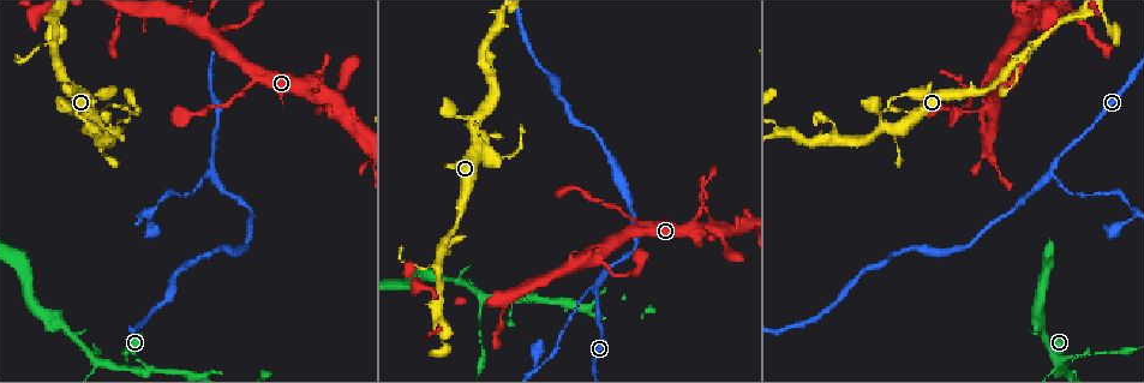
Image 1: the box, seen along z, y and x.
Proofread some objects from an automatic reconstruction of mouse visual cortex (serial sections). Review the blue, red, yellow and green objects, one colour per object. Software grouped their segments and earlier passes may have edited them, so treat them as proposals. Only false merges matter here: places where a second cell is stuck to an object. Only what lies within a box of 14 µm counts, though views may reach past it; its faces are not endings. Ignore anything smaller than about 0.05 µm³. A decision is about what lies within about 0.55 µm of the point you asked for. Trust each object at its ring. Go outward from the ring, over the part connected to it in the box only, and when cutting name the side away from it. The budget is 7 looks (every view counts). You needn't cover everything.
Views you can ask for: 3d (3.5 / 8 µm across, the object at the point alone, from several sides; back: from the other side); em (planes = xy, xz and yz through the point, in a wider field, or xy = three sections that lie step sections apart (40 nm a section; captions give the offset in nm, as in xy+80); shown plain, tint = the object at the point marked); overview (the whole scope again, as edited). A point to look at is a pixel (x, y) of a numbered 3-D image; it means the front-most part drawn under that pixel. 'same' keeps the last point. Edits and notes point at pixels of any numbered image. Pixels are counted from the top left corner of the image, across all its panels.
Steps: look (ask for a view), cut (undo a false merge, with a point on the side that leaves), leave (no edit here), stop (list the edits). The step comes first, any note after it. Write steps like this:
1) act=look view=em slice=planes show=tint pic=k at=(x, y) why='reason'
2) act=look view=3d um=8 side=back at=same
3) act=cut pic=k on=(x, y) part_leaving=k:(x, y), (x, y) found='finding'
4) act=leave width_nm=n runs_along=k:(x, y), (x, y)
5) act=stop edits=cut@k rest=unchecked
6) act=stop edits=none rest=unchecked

act=look view=3d um=3.5 side=back pic=1 at=(210, 172) why='three-way junction'

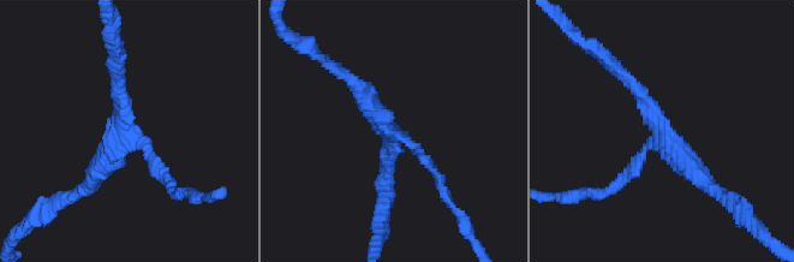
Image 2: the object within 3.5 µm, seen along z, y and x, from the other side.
act=look view=em slice=xy step=1 show=tint pic=2 at=(120, 129) arms=3 arm_widths_nm=150,200,300 why='now the EM'

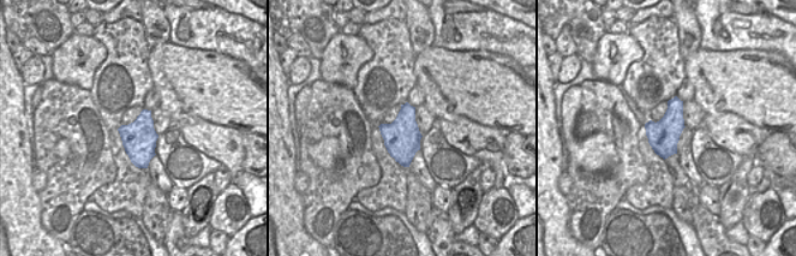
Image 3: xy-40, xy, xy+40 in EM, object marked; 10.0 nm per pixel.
act=leave runs_along=2:(609, 65), (708, 183) found='continuous, no second cell'

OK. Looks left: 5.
act=look view=3d um=3.5 side=back pic=1 at=(457, 116) why='sudden change in width'

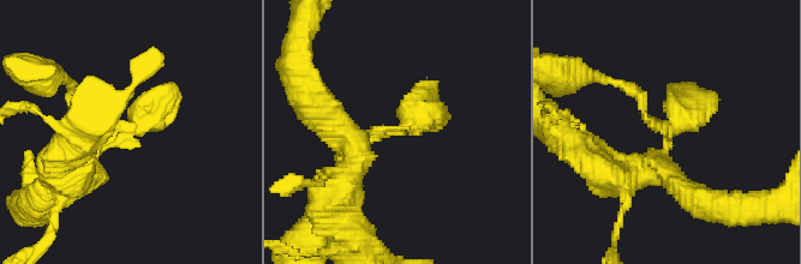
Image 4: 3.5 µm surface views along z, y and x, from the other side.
act=look view=em slice=xy step=5 show=tint pic=4 at=(400, 126) why='need the tissue'

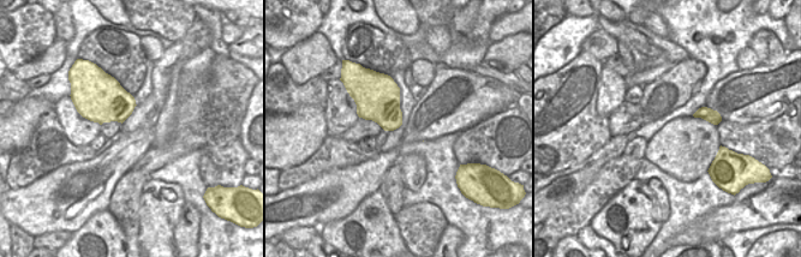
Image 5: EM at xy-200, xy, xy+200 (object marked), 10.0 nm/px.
act=leave found='continuous, no second cell'

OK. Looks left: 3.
act=look view=3d um=3.5 side=back pic=1 at=(152, 217) why='abrupt turn'

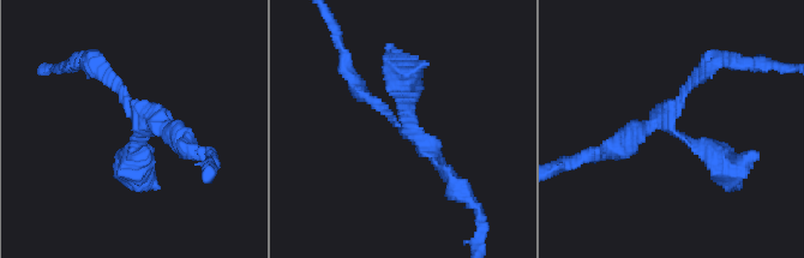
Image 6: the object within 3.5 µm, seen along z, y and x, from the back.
act=look view=em slice=xy step=5 show=tint pic=6 at=(139, 136) arms=3 arm_widths_nm=150,150,400 why='shape alone is not enough'

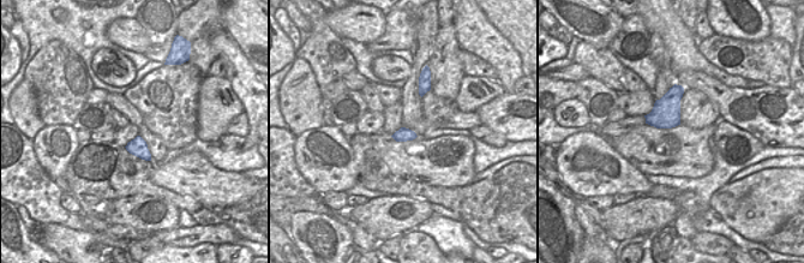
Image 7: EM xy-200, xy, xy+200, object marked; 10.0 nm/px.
act=leave found='one cell here'

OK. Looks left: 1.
act=stop edits=none rest=unchecked

